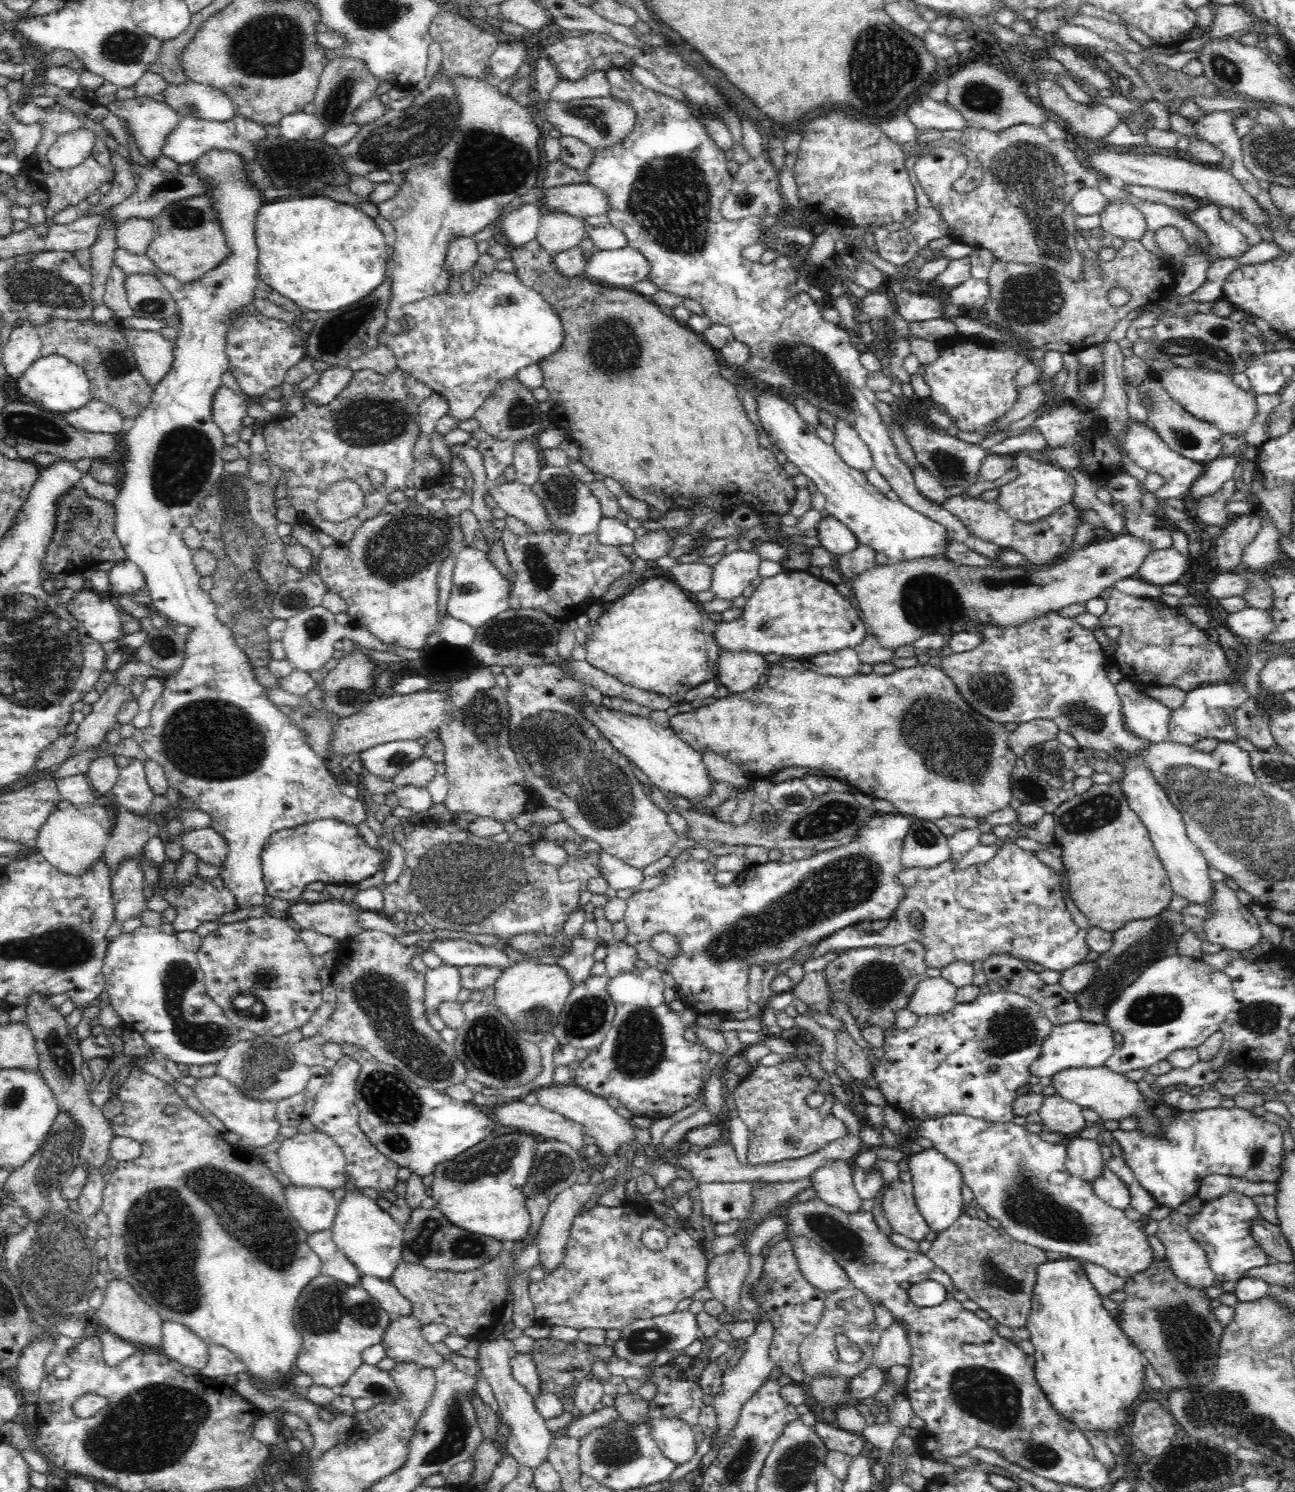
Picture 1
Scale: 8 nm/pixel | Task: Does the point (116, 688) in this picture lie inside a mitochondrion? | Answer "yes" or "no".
no

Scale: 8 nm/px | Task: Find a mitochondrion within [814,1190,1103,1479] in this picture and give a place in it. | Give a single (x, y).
(989, 1395)

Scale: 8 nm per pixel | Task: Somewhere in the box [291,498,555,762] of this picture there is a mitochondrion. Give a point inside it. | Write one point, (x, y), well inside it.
(404, 546)

